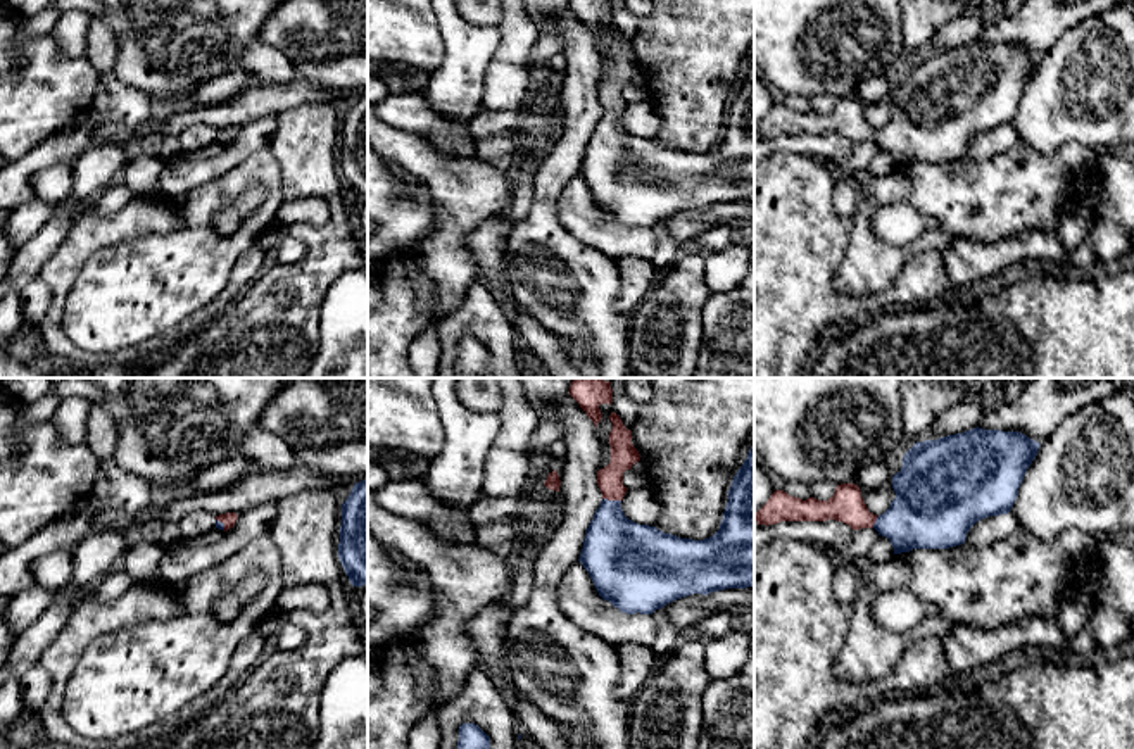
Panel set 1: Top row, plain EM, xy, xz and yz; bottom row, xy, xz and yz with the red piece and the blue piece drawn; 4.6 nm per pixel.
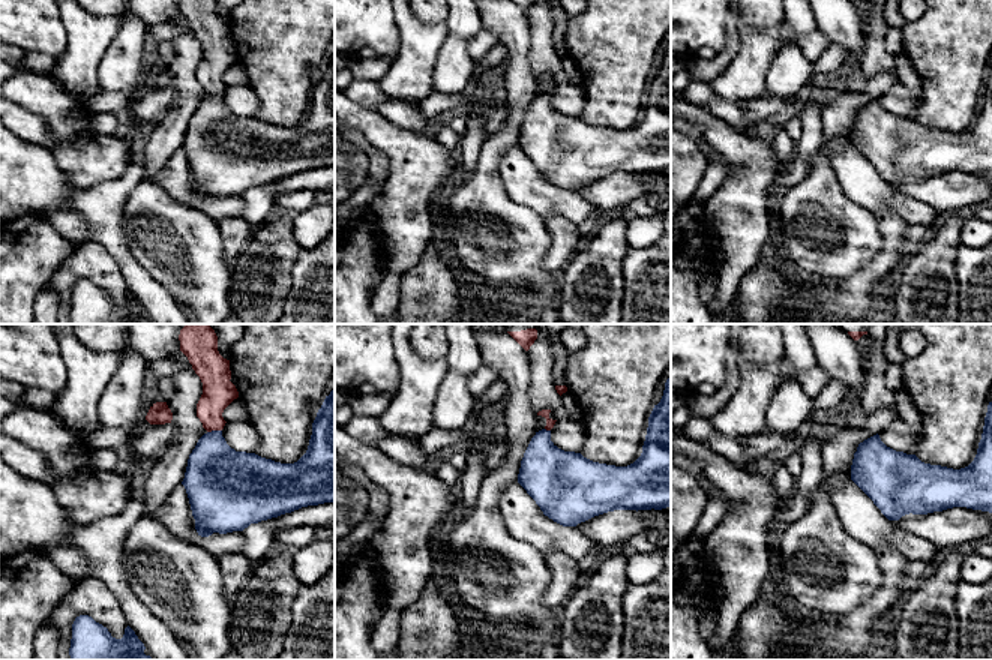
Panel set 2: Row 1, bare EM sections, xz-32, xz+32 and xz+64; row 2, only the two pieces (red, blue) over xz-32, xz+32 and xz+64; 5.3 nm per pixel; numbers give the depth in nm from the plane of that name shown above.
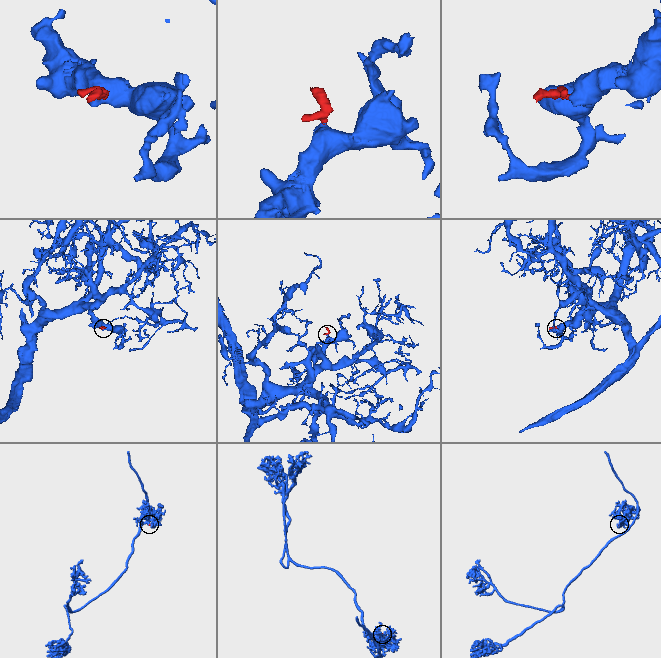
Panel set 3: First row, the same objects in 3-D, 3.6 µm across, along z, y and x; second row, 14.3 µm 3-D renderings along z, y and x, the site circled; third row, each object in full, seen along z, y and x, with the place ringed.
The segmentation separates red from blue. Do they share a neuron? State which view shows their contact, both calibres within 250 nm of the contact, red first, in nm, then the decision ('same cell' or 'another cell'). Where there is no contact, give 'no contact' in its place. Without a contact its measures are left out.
xz | 120/320 nm | same cell

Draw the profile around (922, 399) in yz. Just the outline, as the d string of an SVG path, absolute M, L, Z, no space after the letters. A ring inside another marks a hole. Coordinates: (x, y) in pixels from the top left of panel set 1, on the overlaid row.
M901 378L901 423L910 438L922 438L944 411L967 402L980 406L982 414L1015 400L1034 378Z

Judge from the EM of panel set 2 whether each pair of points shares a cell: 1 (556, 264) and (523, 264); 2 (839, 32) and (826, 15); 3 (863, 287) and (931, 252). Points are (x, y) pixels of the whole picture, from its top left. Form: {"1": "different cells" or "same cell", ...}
{"1": "different cells", "2": "same cell", "3": "different cells"}

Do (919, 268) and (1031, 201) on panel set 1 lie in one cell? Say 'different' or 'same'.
different

